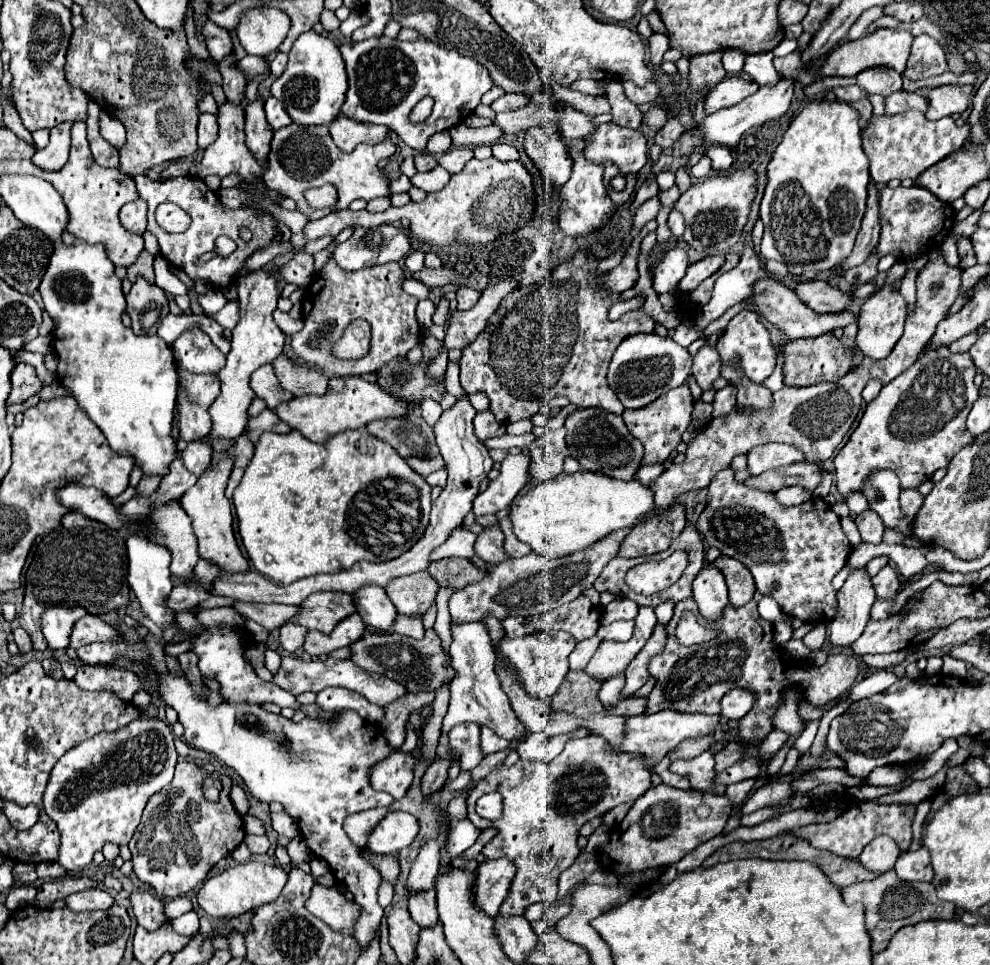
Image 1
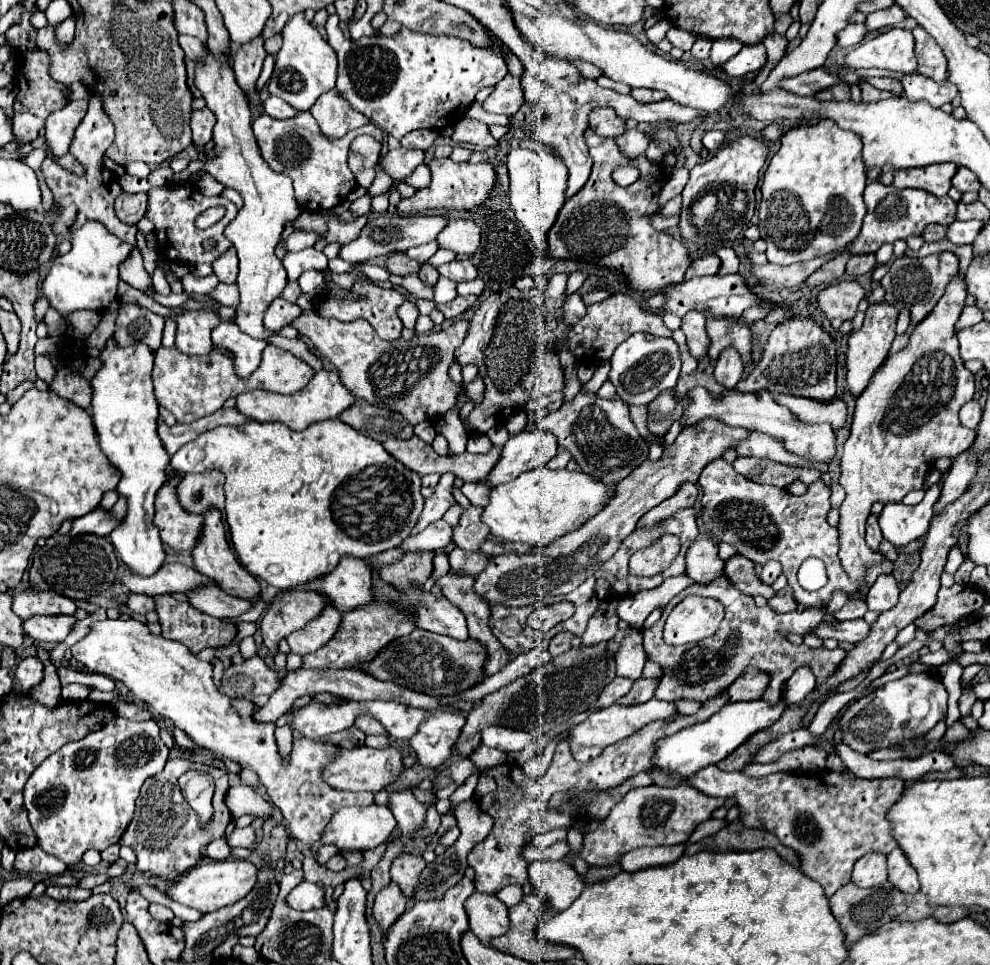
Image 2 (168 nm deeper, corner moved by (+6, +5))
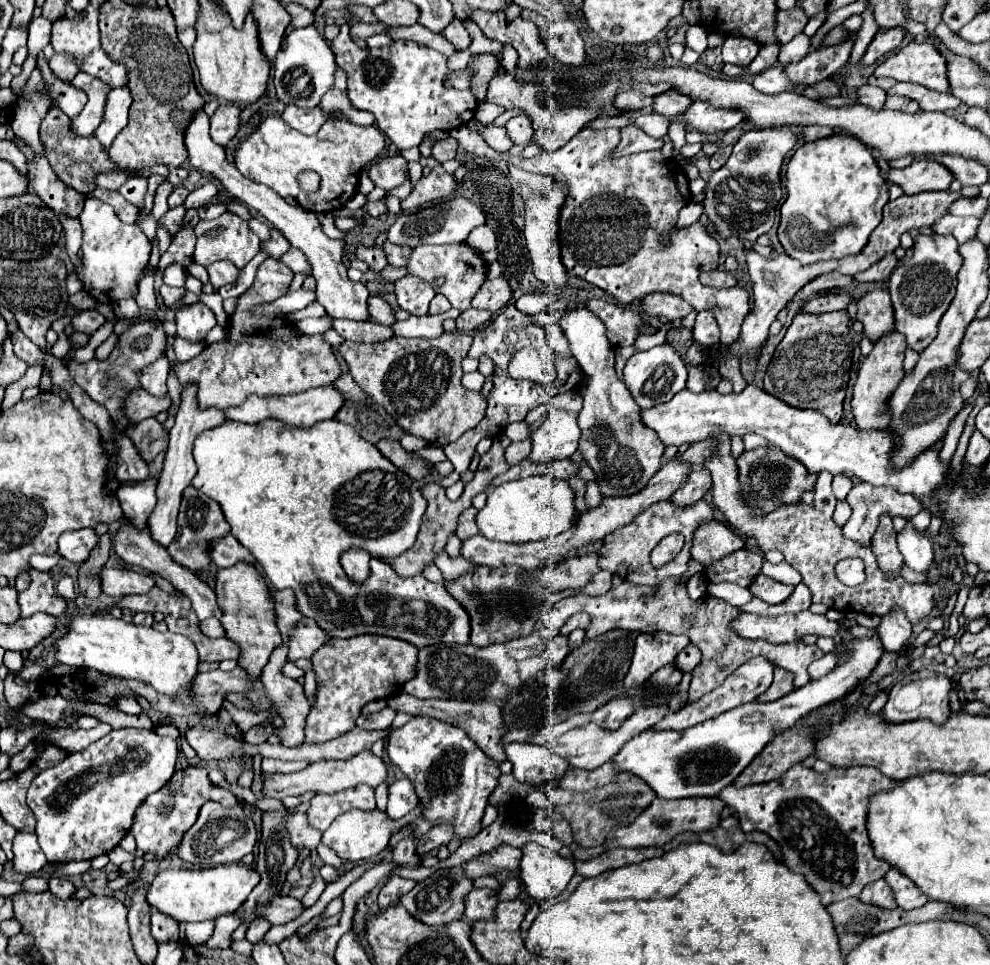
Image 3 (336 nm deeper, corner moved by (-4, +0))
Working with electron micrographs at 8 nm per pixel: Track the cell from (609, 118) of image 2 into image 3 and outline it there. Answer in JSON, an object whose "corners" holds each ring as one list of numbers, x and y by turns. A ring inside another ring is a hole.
{"corners":[[628,124,620,130,622,140,618,144,618,154,632,154,640,150,660,150,662,142,656,138,650,138,642,128,636,124]]}

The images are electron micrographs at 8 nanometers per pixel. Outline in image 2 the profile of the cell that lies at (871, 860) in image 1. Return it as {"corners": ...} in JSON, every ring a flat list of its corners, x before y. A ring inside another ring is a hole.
{"corners":[[864,855,856,865,852,873,852,881,858,887,878,887,886,883,886,857,884,855]]}

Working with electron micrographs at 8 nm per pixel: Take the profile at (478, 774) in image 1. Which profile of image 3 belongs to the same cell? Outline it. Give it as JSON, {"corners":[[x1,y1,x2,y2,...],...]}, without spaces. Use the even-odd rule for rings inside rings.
{"corners":[[456,866,452,870,436,870,432,876,428,876,426,880,418,882,412,892,404,894,400,898,400,904,414,916,418,918,420,922,426,922,426,924,434,924,434,926,440,926,440,924,446,924,446,922,452,922,456,918,462,918,464,916,464,896,474,888,472,880,466,876,466,870,464,866]]}

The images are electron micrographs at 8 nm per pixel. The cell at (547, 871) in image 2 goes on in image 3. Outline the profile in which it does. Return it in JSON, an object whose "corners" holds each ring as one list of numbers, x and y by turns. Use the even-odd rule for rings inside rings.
{"corners":[[526,844,522,848,520,870,524,890,536,900,560,896,574,876,574,864,570,860,540,844]]}

